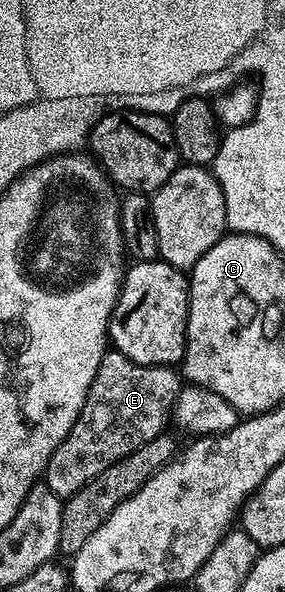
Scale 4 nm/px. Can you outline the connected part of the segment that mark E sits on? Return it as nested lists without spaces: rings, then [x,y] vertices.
[[[105,352],[98,367],[98,375],[94,375],[86,403],[80,409],[74,427],[70,427],[70,435],[66,435],[66,439],[62,439],[62,443],[58,443],[58,447],[50,455],[50,463],[44,469],[43,484],[48,485],[50,491],[54,491],[54,495],[62,499],[73,497],[86,482],[94,479],[94,475],[106,471],[110,463],[122,459],[130,451],[142,447],[142,443],[165,432],[166,410],[175,402],[176,394],[182,388],[181,378],[178,373],[176,378],[176,373],[175,368],[167,365],[139,365],[122,353]]]

